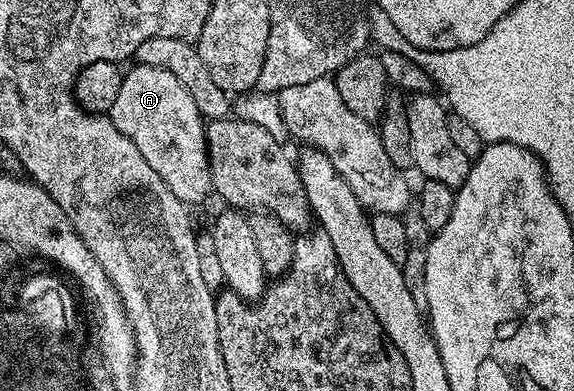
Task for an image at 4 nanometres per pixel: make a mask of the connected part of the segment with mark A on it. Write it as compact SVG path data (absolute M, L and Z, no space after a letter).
M135 63L133 67L123 75L120 94L108 113L110 121L140 154L144 154L144 162L164 178L164 186L168 186L183 204L194 206L197 200L212 192L202 111L176 74L147 64Z

